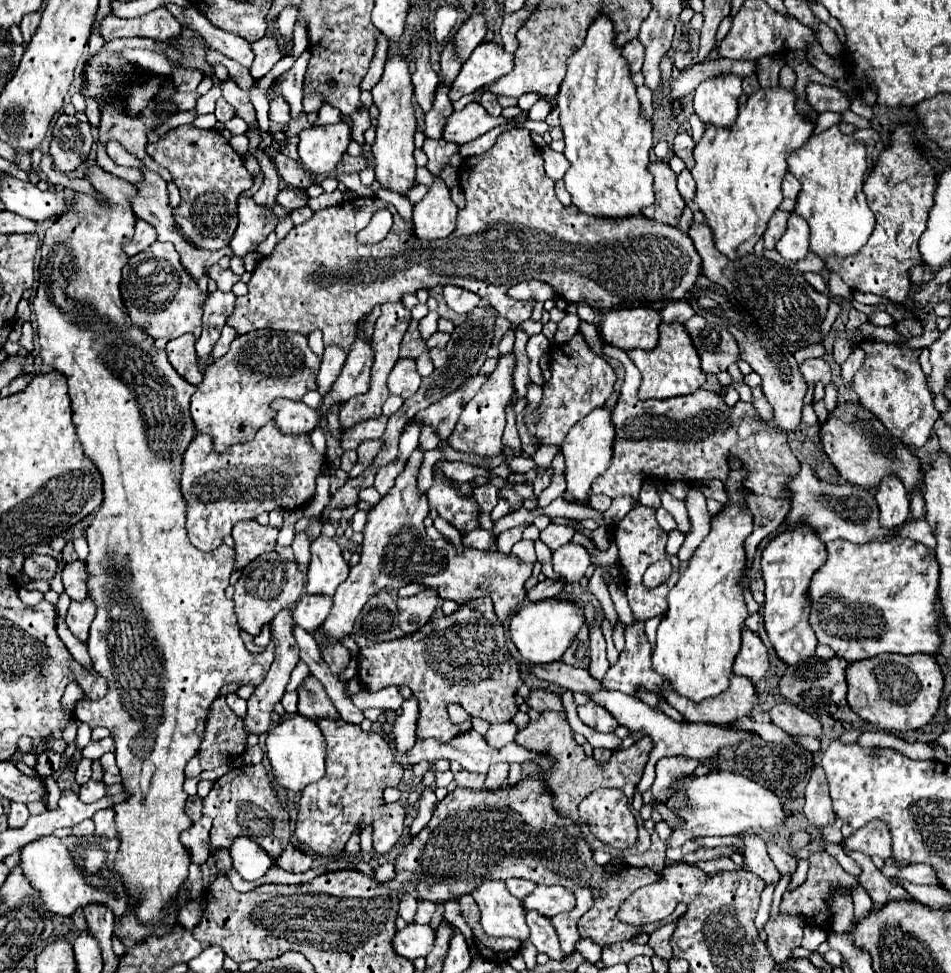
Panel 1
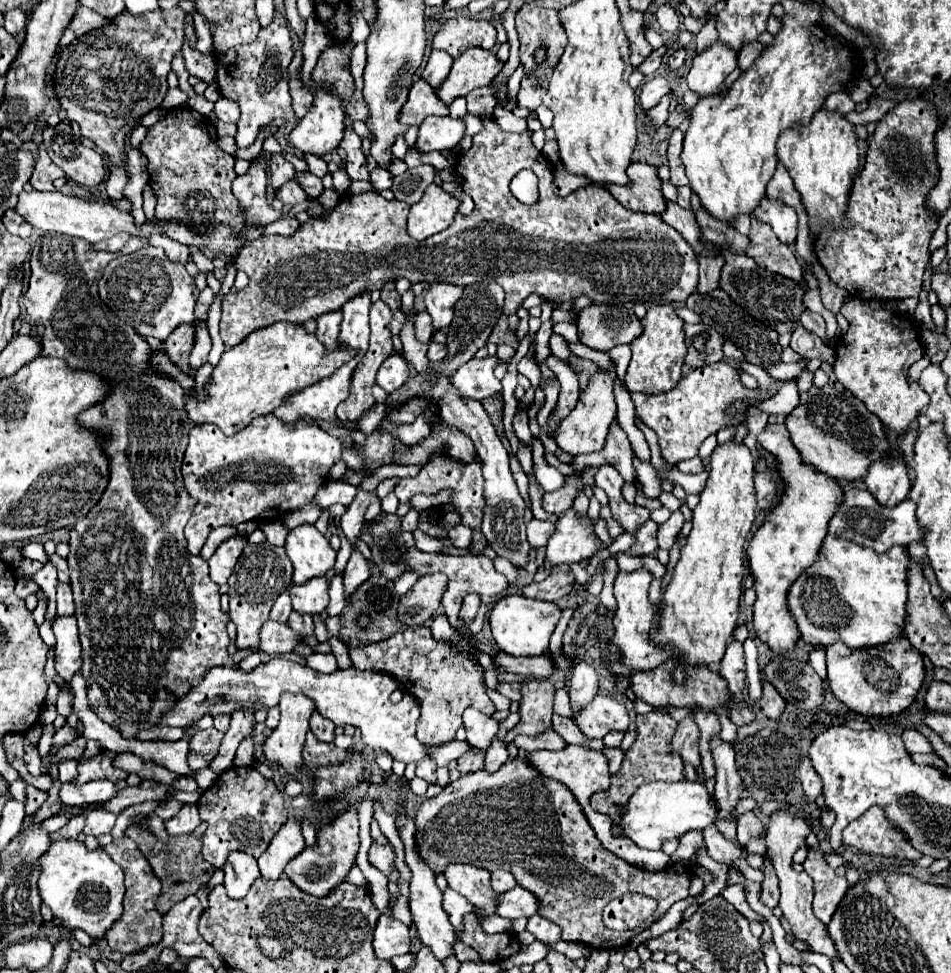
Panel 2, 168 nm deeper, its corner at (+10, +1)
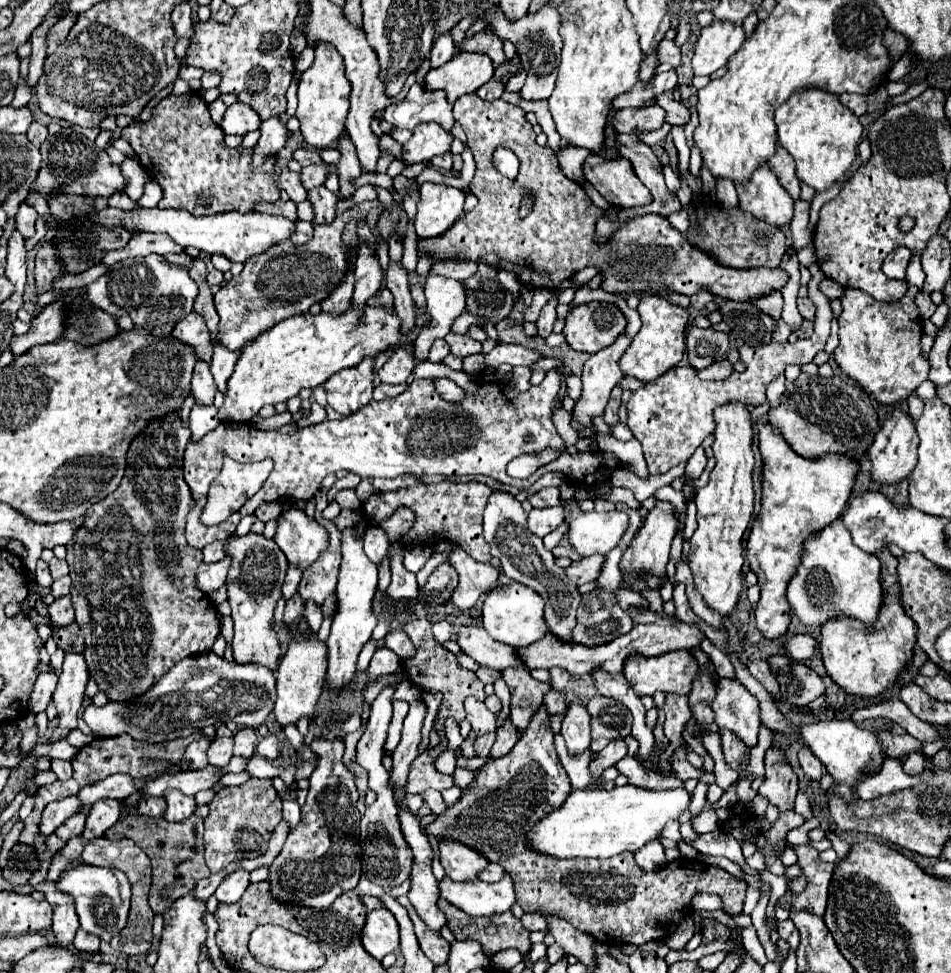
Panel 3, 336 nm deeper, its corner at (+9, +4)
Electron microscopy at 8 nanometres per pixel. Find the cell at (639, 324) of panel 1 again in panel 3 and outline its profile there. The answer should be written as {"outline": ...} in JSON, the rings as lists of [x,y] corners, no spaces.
{"outline":[[[588,302],[574,306],[566,316],[564,336],[570,348],[578,352],[596,354],[598,350],[610,346],[618,334],[626,328],[624,314],[606,302]]]}

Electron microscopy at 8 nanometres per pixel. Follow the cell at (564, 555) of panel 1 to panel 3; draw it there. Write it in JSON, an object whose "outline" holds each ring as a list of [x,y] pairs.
{"outline":[[[568,500],[564,504],[568,518],[568,538],[580,556],[610,552],[628,528],[628,514],[620,510],[582,514],[578,502]]]}

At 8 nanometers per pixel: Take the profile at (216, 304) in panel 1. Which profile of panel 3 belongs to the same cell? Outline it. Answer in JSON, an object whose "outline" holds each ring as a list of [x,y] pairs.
{"outline":[[[198,360],[192,376],[192,396],[198,406],[210,406],[214,402],[214,394],[216,394],[216,384],[212,380],[210,368],[204,360]]]}

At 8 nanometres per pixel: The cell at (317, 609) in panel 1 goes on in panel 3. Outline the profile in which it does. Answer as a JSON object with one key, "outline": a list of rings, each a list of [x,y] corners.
{"outline":[[[321,488],[314,496],[316,500],[315,519],[326,526],[326,530],[330,532],[330,544],[328,548],[320,554],[320,558],[308,566],[304,570],[302,582],[298,586],[298,592],[302,594],[304,600],[314,600],[316,604],[322,604],[324,598],[330,596],[330,592],[336,590],[336,582],[338,582],[338,568],[340,568],[340,542],[342,542],[342,534],[336,530],[336,526],[322,518],[323,510],[328,506],[327,499],[328,490]]]}

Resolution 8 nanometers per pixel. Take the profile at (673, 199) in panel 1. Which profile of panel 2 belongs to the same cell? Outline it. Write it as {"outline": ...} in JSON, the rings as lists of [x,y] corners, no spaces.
{"outline":[[[631,163],[629,177],[633,187],[607,185],[613,197],[631,211],[661,215],[667,209],[667,201],[661,193],[661,179],[657,175],[657,167],[647,163]]]}

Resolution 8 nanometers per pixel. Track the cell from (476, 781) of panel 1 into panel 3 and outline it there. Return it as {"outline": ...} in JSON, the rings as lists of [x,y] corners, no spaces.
{"outline":[[[490,732],[486,736],[478,736],[476,738],[476,752],[478,752],[478,756],[486,756],[490,752],[494,740],[496,740],[496,734],[494,732]]]}

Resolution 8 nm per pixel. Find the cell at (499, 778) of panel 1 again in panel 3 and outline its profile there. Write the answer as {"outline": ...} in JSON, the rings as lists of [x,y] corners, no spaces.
{"outline":[[[506,720],[504,726],[500,726],[500,728],[496,730],[496,742],[494,742],[490,754],[492,754],[494,758],[504,756],[504,754],[508,754],[508,752],[512,750],[512,746],[514,746],[516,742],[518,742],[518,730],[516,730],[516,726],[514,726],[510,720]]]}

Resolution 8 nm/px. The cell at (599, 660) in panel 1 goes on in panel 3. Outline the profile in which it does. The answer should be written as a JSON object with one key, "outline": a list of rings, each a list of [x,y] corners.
{"outline":[[[574,700],[572,706],[568,708],[560,732],[572,756],[580,756],[590,746],[590,718],[586,708],[582,708],[578,700]]]}

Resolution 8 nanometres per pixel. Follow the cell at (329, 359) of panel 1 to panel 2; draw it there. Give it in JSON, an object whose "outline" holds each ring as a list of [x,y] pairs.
{"outline":[[[325,313],[325,317],[317,319],[317,339],[325,345],[325,349],[331,353],[337,347],[337,333],[341,325],[341,313]]]}

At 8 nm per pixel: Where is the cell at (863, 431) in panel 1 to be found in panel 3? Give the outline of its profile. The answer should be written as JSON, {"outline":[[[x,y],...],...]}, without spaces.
{"outline":[[[800,374],[794,382],[786,382],[786,390],[776,408],[768,410],[768,422],[780,430],[784,440],[804,458],[822,454],[846,454],[860,460],[880,430],[876,410],[864,388],[842,380],[840,376],[808,376]]]}

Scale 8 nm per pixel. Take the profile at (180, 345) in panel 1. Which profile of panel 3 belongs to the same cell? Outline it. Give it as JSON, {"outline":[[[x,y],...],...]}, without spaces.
{"outline":[[[190,312],[184,320],[180,320],[176,324],[176,328],[172,330],[172,336],[194,346],[196,354],[204,360],[204,362],[212,362],[212,344],[210,344],[210,332],[204,324],[204,318],[198,312]]]}

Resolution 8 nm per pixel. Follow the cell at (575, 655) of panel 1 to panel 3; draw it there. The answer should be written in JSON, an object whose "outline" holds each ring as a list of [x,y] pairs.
{"outline":[[[592,590],[582,596],[578,606],[574,642],[584,646],[602,646],[626,634],[630,628],[632,618],[620,608],[618,600],[604,590]]]}

